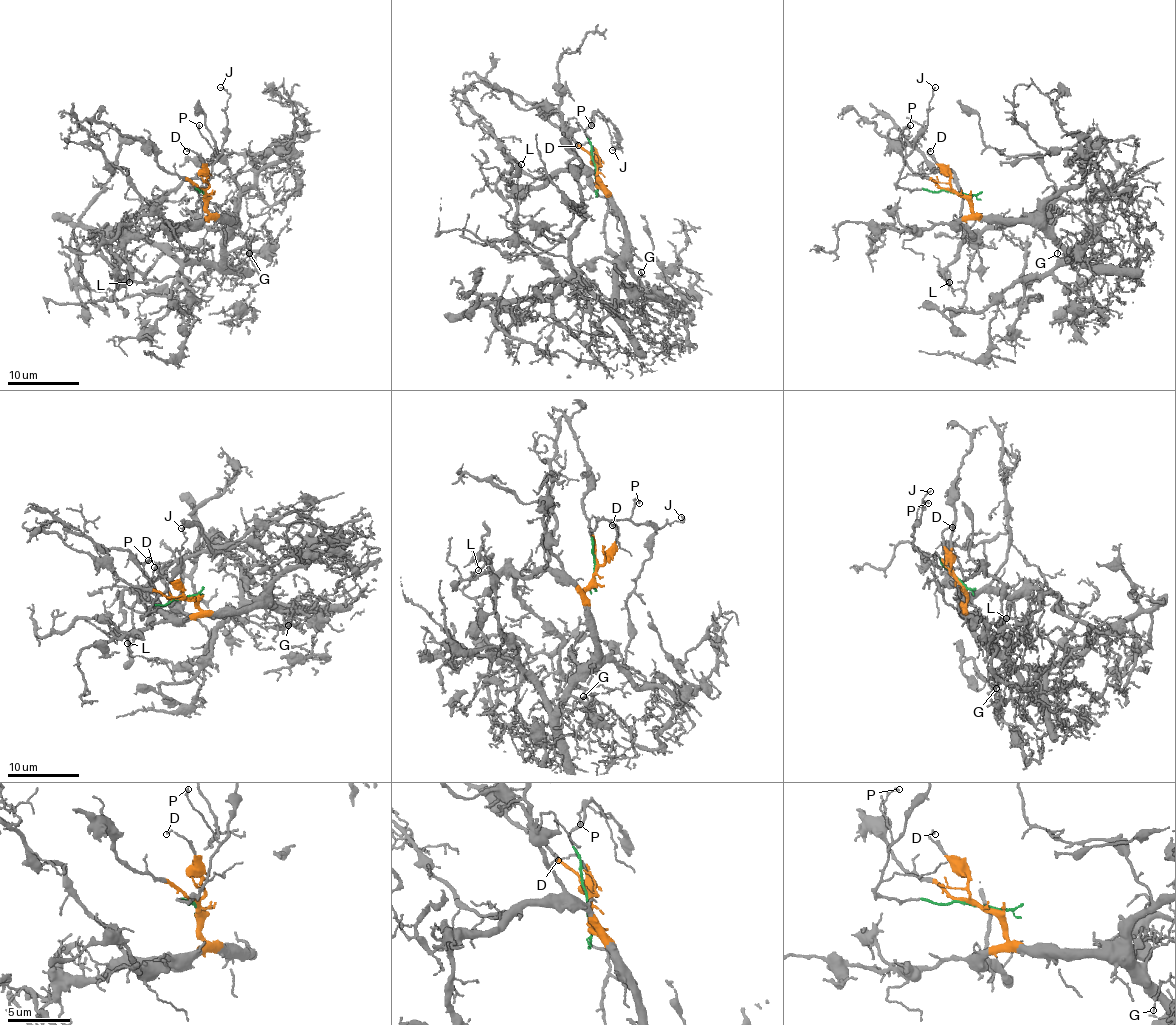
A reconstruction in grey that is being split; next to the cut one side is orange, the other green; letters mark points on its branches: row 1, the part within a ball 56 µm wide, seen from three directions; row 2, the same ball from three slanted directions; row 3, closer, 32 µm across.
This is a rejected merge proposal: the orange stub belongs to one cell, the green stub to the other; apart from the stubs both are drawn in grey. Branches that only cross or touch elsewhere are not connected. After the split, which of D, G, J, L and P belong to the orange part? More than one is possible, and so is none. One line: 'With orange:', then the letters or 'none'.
With orange: D, G, L

